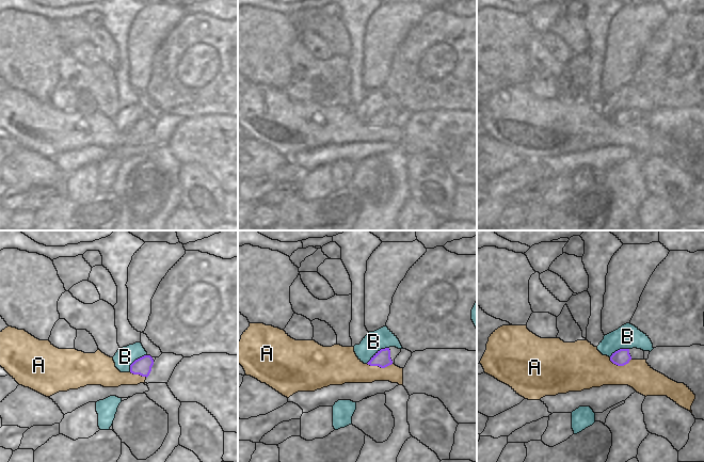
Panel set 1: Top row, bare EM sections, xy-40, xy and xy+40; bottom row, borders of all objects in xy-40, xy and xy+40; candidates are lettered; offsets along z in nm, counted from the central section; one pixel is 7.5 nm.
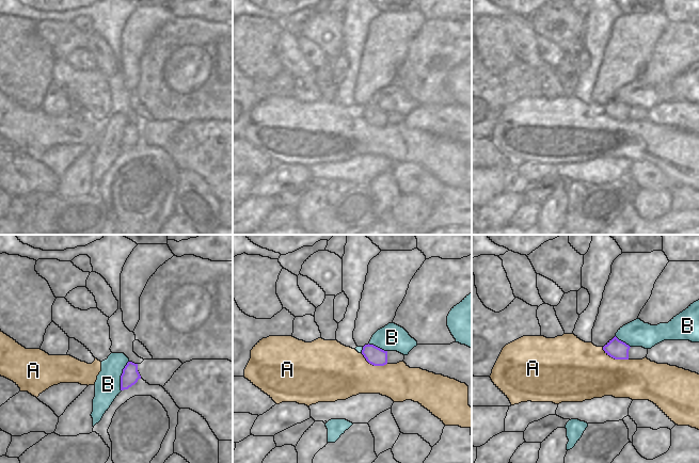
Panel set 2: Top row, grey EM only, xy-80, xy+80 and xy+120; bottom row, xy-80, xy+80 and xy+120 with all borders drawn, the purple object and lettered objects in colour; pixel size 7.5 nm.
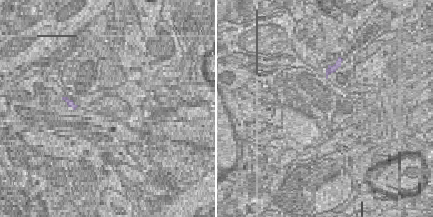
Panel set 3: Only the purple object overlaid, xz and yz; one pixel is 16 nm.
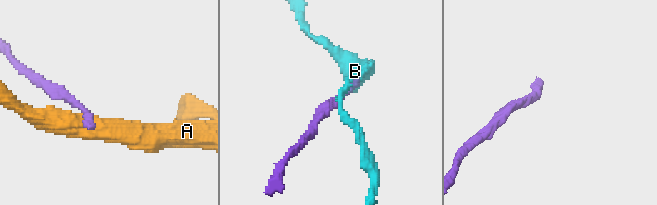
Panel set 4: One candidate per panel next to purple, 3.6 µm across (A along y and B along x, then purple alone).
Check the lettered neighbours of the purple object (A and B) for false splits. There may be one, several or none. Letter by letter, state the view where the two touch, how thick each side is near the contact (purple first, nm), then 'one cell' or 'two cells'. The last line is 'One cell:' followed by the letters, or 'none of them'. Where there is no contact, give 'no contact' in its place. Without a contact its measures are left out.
A: xy | 120/220 nm | two cells
B: xy | 120/160 nm | two cells
One cell: none of them

